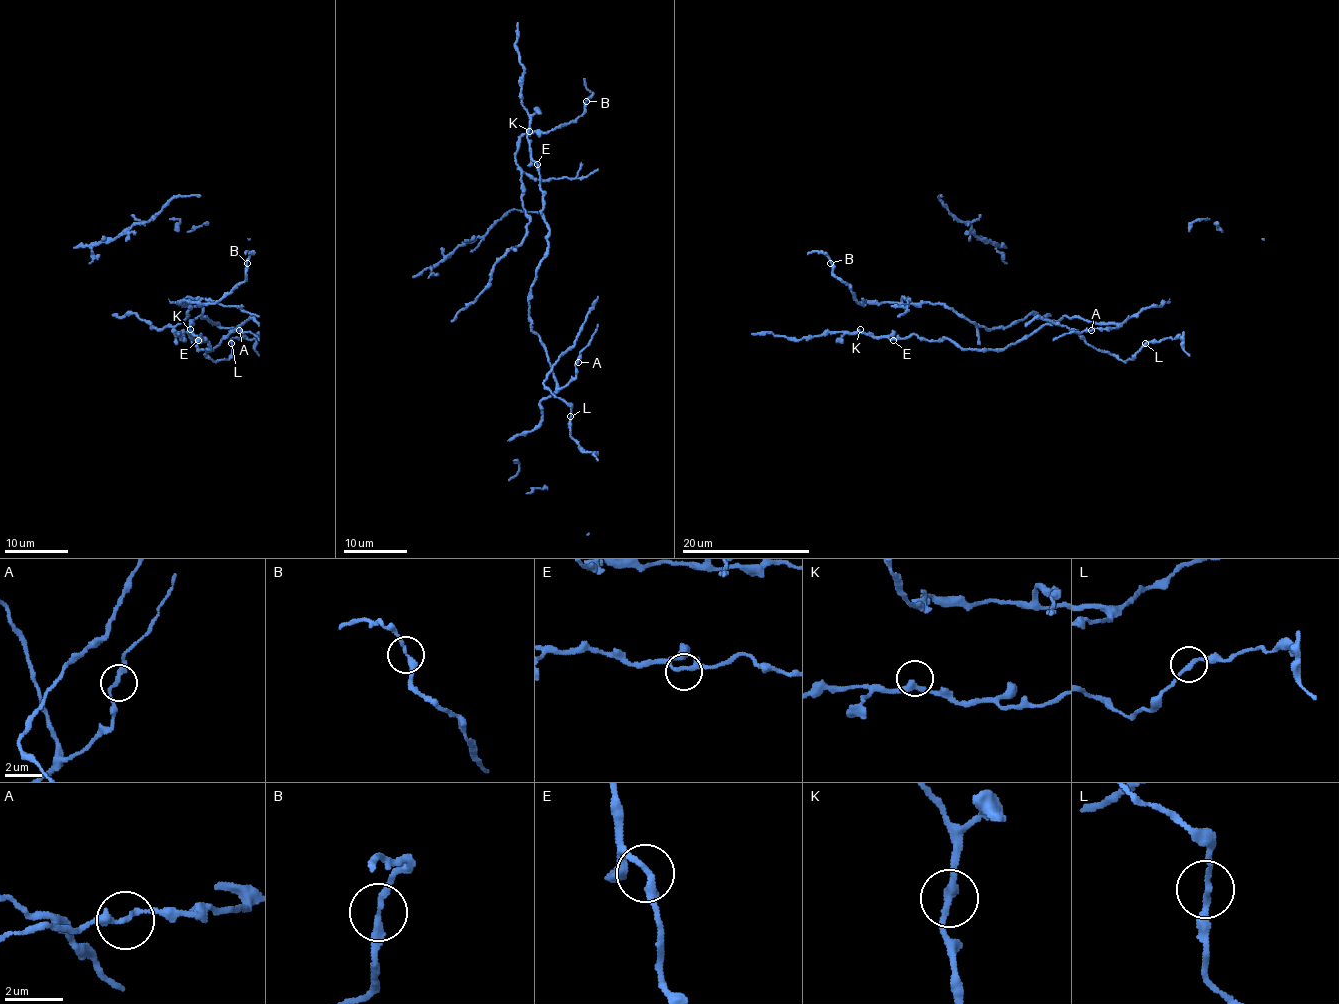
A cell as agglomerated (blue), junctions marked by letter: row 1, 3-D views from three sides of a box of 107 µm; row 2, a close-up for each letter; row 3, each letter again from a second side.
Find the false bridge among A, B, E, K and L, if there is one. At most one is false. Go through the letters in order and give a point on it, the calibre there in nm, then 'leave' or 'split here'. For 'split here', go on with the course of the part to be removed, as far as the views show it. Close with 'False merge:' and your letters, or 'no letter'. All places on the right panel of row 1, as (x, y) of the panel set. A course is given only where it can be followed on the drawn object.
A: (1091, 330) | 200 nm | leave
B: (830, 263) | 240 nm | leave
E: (893, 340) | 240 nm | leave
K: (860, 329) | 280 nm | leave
L: (1145, 343) | 190 nm | leave
False merge: no letter

